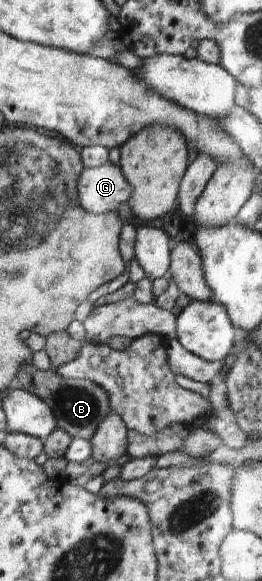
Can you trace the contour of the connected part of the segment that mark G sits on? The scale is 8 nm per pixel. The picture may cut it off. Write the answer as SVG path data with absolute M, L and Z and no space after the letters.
M108 162L98 167L86 167L79 181L80 202L92 213L116 210L131 198L132 186L127 182L120 165Z

